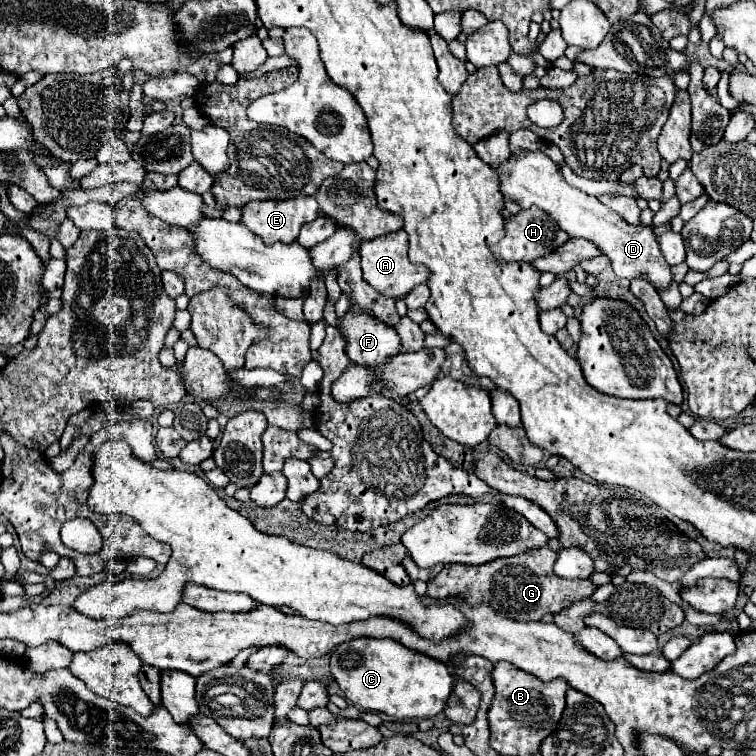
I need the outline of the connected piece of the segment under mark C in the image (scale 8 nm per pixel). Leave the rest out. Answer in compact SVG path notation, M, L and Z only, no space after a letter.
M355 638L339 644L331 652L331 674L353 706L369 712L383 712L395 720L433 718L441 714L455 686L447 664L409 650L389 638Z

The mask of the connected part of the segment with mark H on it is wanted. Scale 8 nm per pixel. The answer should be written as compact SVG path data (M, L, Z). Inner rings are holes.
M531 206L527 210L521 210L515 216L509 216L505 220L505 236L501 242L489 246L491 252L501 260L501 262L531 262L531 258L539 258L543 254L549 254L551 250L563 246L563 242L567 242L567 234L563 234L563 230L559 228L559 224L545 214L541 208Z

